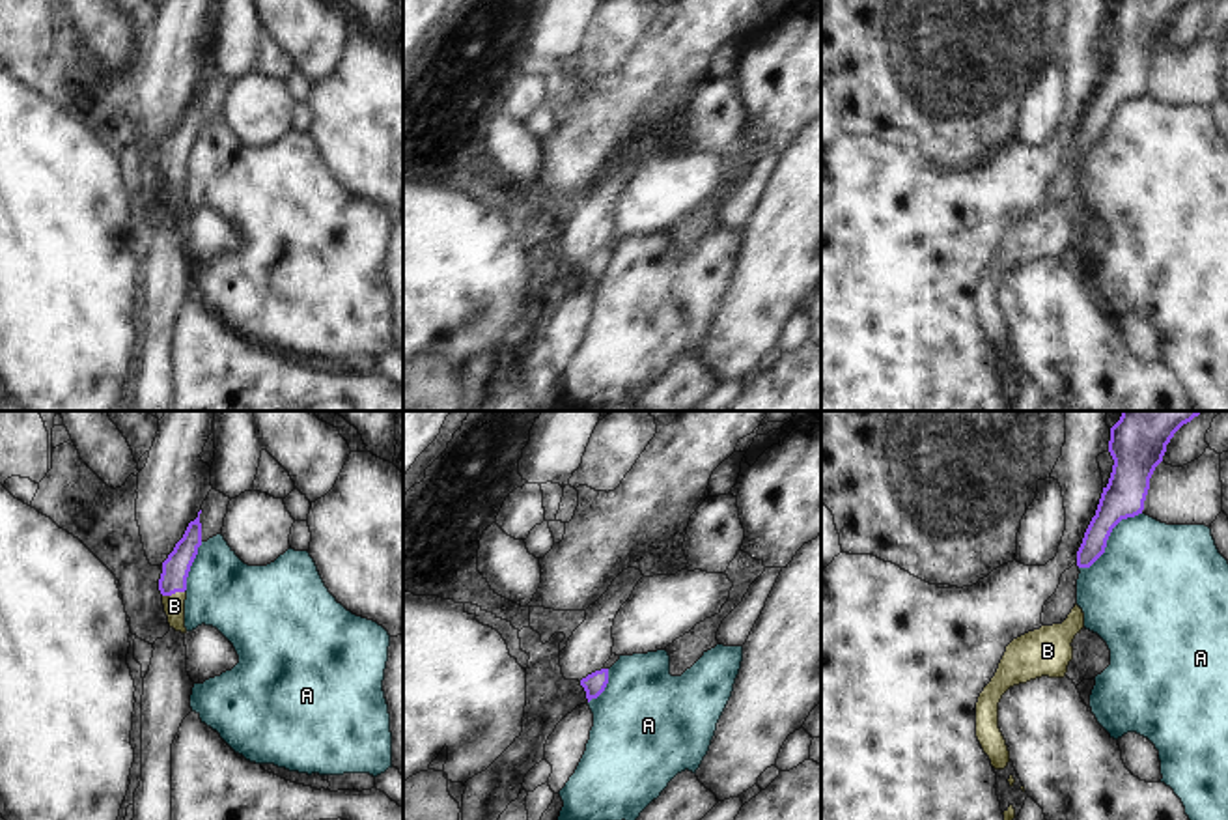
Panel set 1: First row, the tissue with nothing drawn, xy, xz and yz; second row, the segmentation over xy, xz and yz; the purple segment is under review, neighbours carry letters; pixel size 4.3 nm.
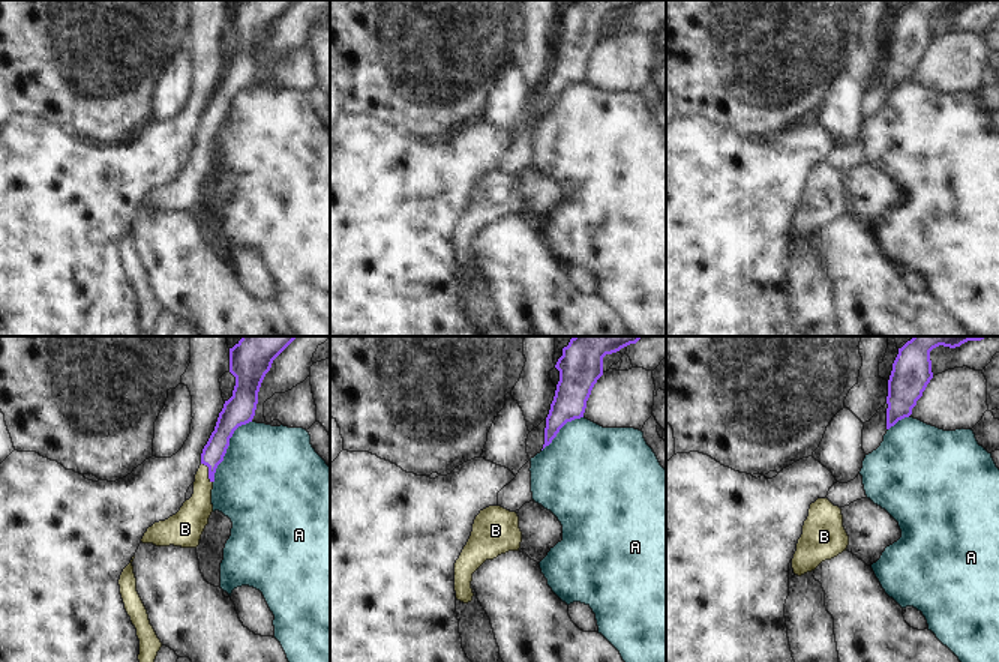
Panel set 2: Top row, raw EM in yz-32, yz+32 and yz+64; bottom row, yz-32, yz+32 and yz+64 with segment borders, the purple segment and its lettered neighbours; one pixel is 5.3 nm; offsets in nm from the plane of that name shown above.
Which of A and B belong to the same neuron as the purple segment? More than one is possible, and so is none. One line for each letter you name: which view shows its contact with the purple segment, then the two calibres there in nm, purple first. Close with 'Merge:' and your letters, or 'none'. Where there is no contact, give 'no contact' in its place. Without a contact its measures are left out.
B: contact in xy; calibres 120 and 100 nm
Merge: B

